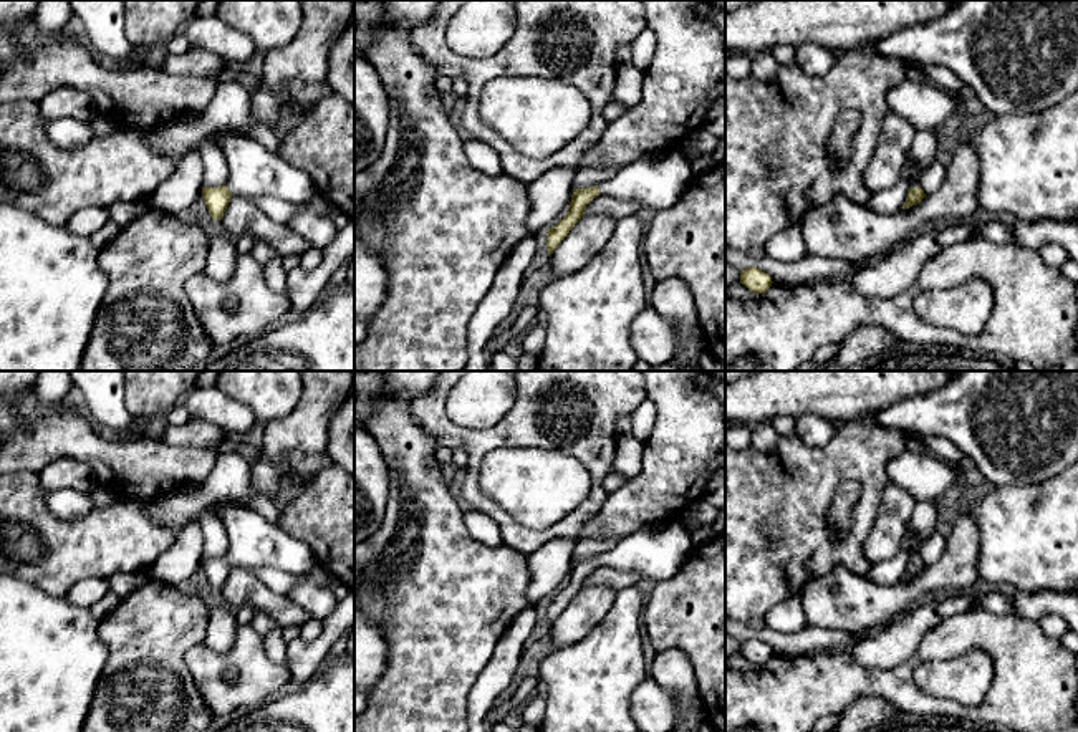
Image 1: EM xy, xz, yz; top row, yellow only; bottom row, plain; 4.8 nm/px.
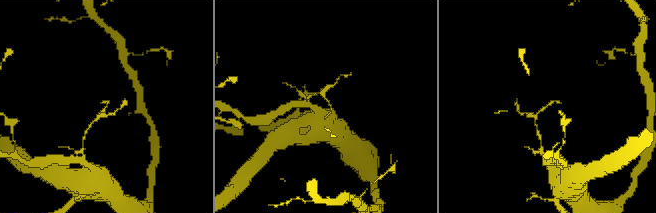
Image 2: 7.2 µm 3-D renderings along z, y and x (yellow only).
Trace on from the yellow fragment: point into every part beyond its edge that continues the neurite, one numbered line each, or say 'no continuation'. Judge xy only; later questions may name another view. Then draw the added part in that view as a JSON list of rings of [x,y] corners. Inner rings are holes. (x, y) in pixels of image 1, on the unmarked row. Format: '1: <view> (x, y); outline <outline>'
1: xy (254, 542); outline [[[225,507],[219,520],[229,535],[227,558],[232,566],[255,570],[275,566],[293,576],[310,573],[318,563],[308,543],[245,507]]]

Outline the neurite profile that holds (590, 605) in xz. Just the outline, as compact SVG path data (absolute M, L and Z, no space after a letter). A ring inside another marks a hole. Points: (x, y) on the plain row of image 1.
M583 586L550 626L551 644L563 649L581 641L613 608L616 591L609 586Z

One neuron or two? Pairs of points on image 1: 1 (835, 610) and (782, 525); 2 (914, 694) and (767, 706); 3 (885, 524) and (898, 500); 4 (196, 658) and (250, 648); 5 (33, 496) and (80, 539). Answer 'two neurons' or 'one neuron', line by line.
1: two neurons
2: one neuron
3: one neuron
4: one neuron
5: one neuron

